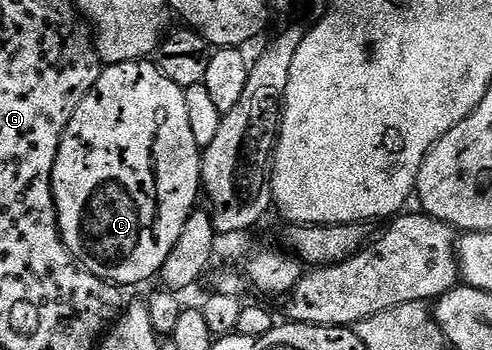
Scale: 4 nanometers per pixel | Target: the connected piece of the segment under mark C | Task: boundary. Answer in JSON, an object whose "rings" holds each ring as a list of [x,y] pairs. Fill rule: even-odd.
{"rings":[[[150,59],[105,66],[100,79],[96,79],[96,87],[92,87],[92,91],[88,91],[88,95],[84,95],[80,107],[76,107],[76,115],[72,115],[72,119],[60,139],[56,163],[52,167],[52,191],[58,216],[58,230],[62,236],[62,242],[68,247],[74,260],[92,275],[119,287],[142,285],[145,281],[152,280],[153,277],[155,280],[156,275],[161,274],[164,259],[168,259],[172,247],[176,247],[176,239],[180,239],[180,231],[184,231],[184,223],[188,223],[190,216],[195,213],[197,205],[194,204],[197,203],[198,197],[200,201],[202,155],[203,150],[199,149],[196,139],[192,135],[192,126],[188,123],[186,90],[180,88],[176,83],[172,83],[172,79],[168,79],[168,75],[161,73],[157,64]]]}

